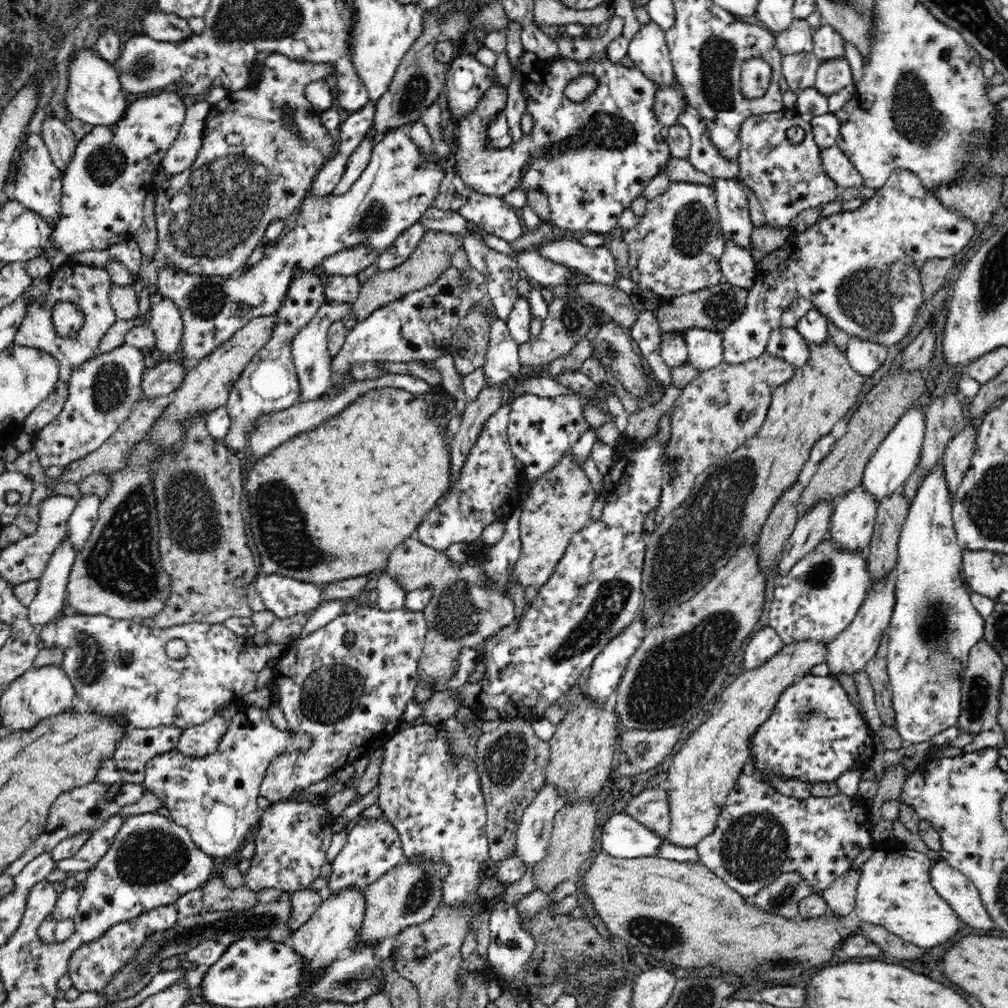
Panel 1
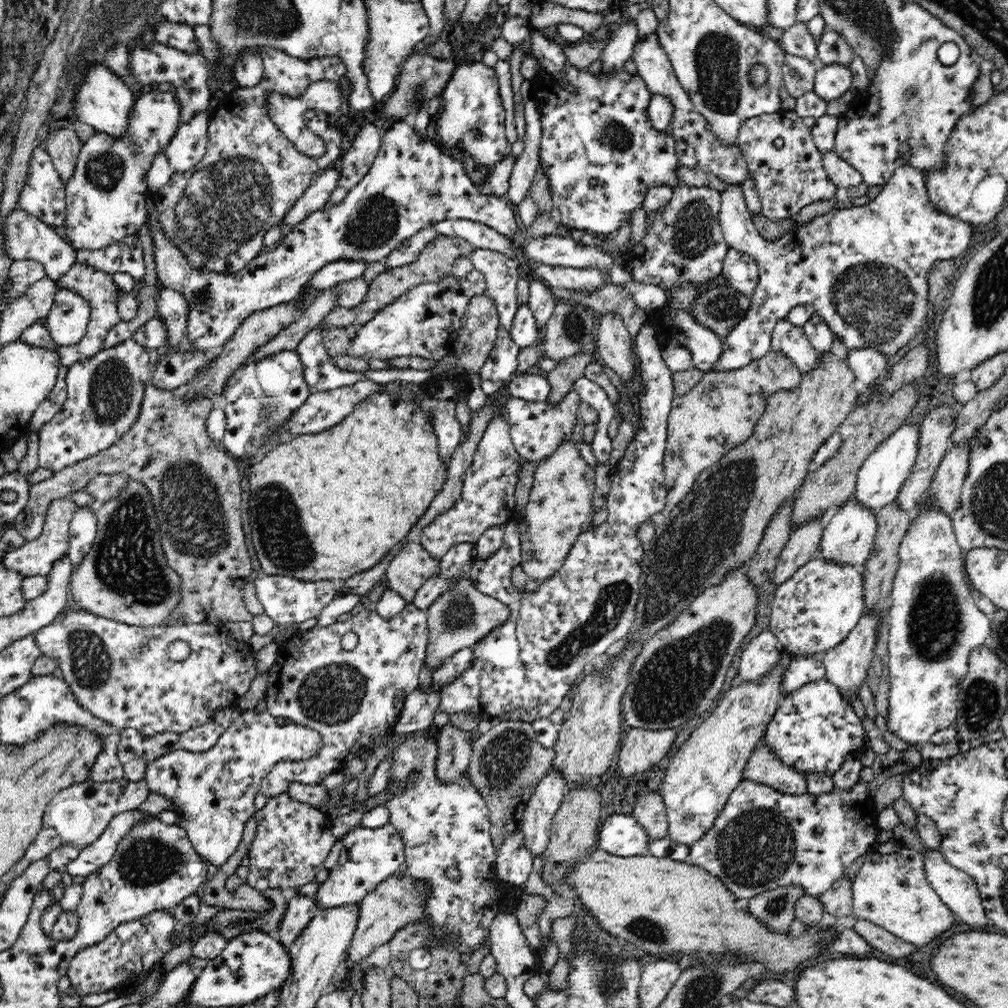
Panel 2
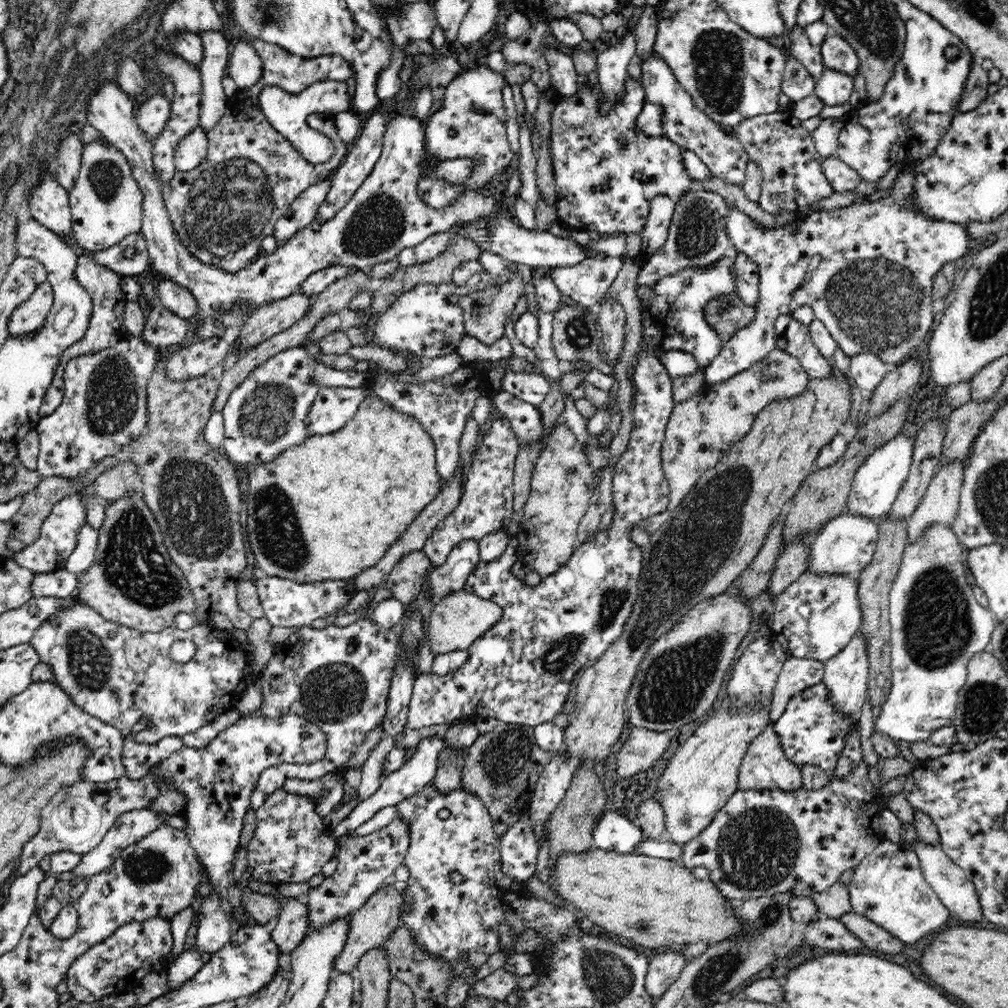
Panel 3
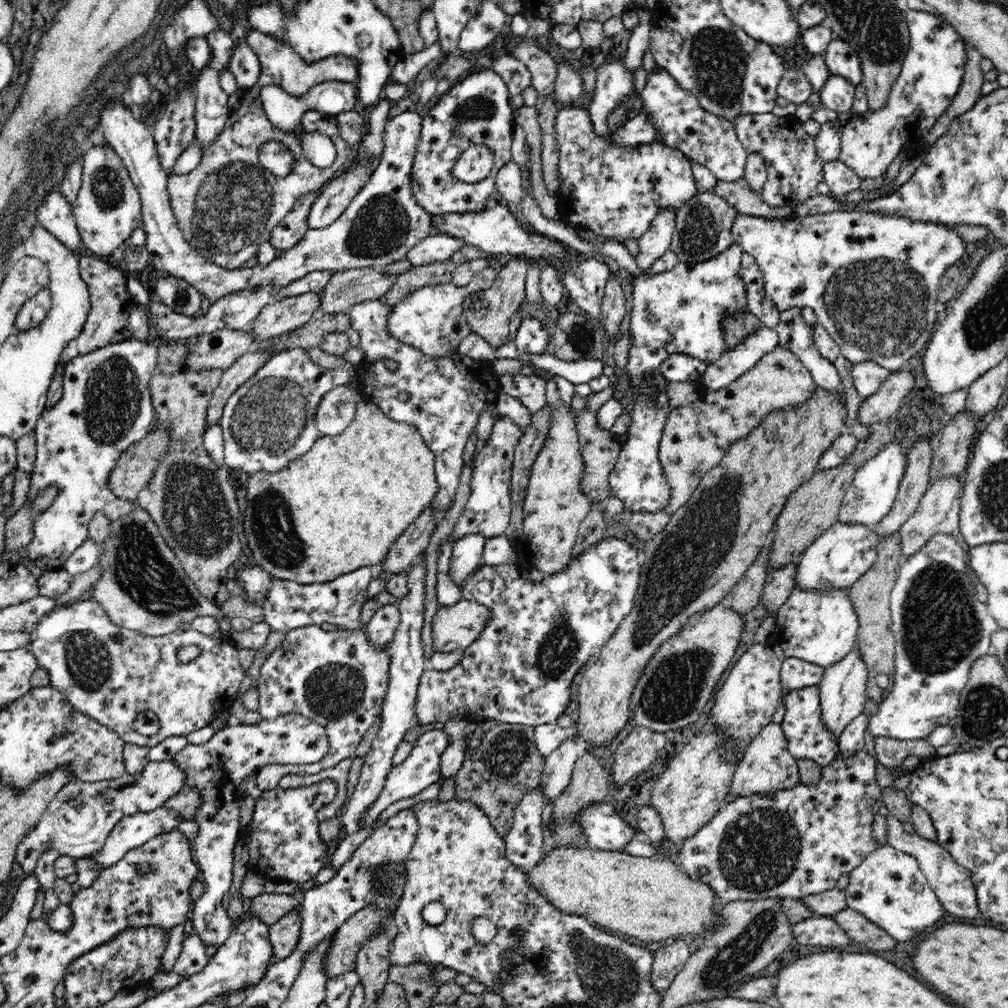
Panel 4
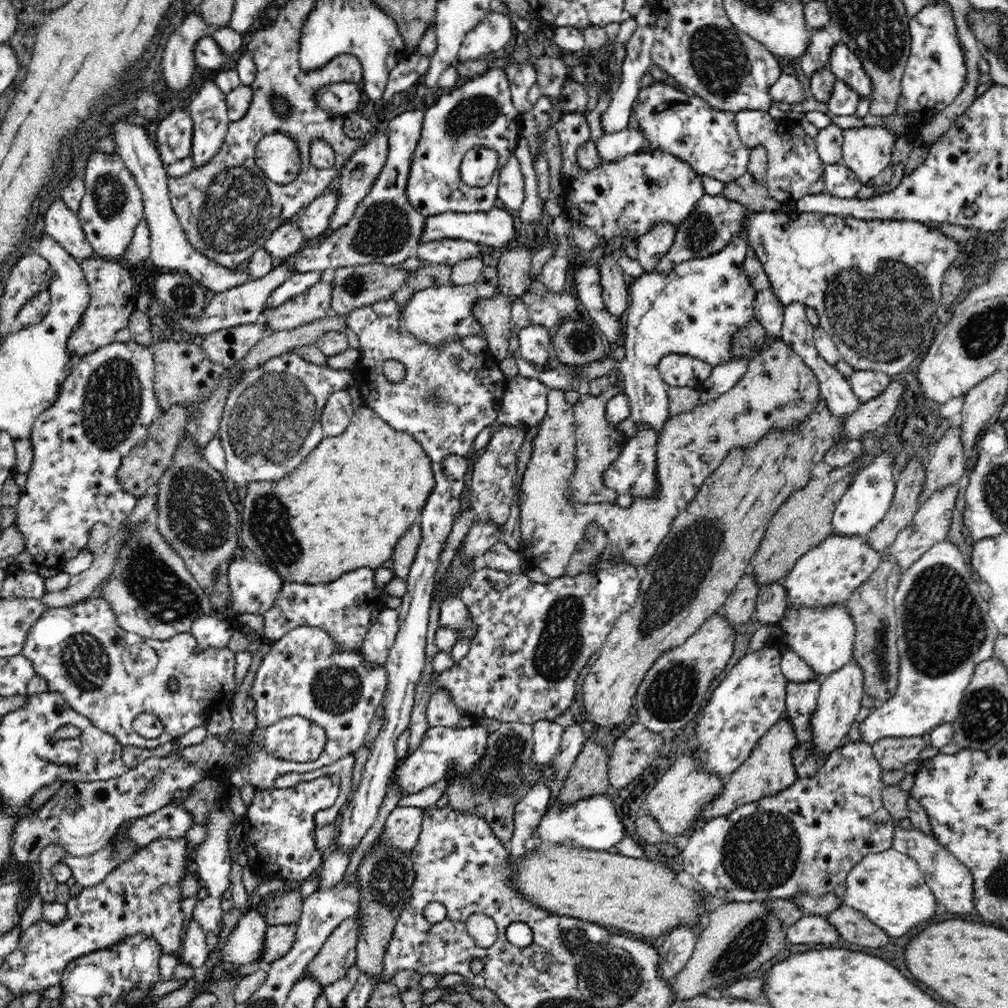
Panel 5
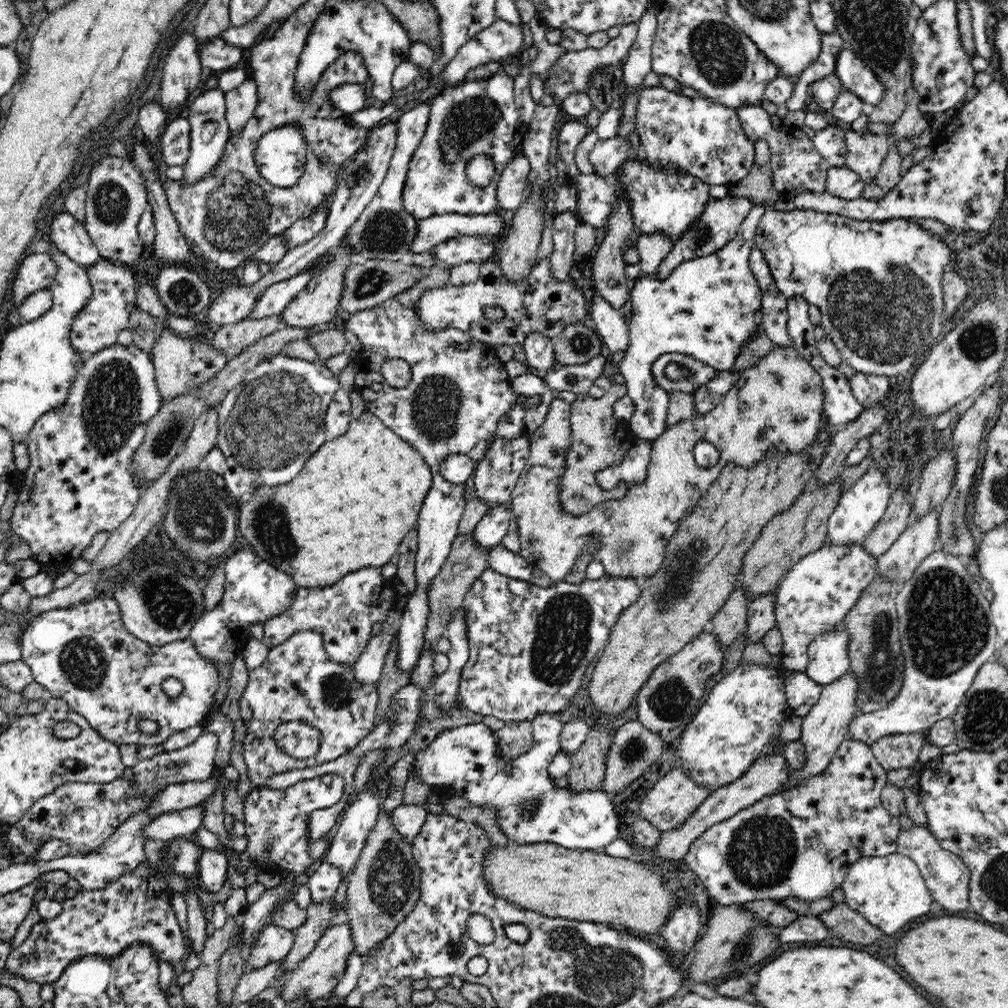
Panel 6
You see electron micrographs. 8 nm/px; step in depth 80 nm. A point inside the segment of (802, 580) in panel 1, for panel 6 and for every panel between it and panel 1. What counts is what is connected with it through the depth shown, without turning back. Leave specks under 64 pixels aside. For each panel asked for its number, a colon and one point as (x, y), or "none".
2: (816, 608)
3: (815, 618)
4: (818, 628)
5: (824, 638)
6: (829, 661)

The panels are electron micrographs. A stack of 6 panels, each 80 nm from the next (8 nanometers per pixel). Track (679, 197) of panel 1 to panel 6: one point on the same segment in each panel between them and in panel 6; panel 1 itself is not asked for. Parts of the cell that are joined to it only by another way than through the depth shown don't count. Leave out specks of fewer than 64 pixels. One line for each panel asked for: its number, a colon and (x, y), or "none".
2: (685, 243)
3: (698, 238)
4: (703, 229)
5: (709, 229)
6: (718, 226)

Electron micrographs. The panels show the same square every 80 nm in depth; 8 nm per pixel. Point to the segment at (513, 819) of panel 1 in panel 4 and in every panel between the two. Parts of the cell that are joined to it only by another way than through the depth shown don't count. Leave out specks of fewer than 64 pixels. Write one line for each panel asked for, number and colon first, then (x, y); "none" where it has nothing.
2: (506, 764)
3: (502, 767)
4: (507, 766)

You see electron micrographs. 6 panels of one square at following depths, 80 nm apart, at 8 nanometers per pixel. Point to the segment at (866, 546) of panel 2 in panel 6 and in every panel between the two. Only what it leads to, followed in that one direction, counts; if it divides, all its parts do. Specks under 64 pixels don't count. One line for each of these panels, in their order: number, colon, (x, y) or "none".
3: (846, 544)
4: (835, 561)
5: (826, 576)
6: (816, 594)

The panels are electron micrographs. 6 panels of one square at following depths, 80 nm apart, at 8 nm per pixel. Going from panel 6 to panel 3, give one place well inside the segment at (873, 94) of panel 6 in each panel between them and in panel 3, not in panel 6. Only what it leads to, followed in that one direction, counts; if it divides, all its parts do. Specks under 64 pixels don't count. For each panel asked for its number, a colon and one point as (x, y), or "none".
3: (838, 55)
4: (841, 59)
5: (847, 67)

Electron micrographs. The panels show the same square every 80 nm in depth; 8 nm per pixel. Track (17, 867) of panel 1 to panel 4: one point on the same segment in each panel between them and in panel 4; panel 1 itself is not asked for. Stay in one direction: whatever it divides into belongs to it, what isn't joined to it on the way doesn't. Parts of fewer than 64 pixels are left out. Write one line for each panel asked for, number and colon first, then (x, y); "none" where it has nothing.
2: (76, 816)
3: (75, 820)
4: (77, 822)

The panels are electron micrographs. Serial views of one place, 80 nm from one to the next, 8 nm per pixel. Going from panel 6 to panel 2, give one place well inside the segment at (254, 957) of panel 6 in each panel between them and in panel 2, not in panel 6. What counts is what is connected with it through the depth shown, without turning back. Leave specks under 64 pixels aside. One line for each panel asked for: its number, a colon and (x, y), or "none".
2: (300, 909)
3: (292, 926)
4: (284, 934)
5: (278, 940)

